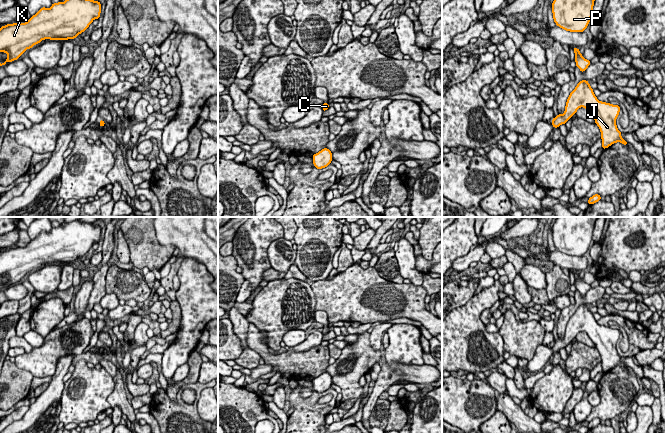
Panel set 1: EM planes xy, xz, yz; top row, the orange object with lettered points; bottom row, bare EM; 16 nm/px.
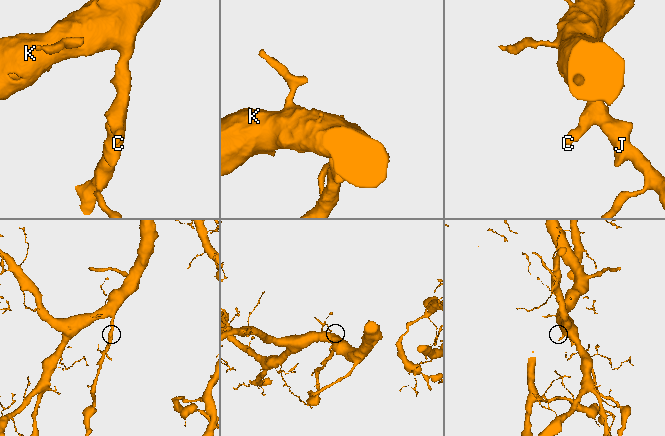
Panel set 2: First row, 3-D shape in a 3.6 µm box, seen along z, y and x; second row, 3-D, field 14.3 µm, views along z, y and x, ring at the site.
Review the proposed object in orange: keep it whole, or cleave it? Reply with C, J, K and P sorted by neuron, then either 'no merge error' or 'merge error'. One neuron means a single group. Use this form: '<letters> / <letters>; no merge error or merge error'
C J K P; no merge error

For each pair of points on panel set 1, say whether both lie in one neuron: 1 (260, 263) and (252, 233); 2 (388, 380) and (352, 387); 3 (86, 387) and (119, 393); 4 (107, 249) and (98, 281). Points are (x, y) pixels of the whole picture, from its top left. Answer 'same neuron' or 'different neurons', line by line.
1: same neuron
2: different neurons
3: different neurons
4: same neuron

